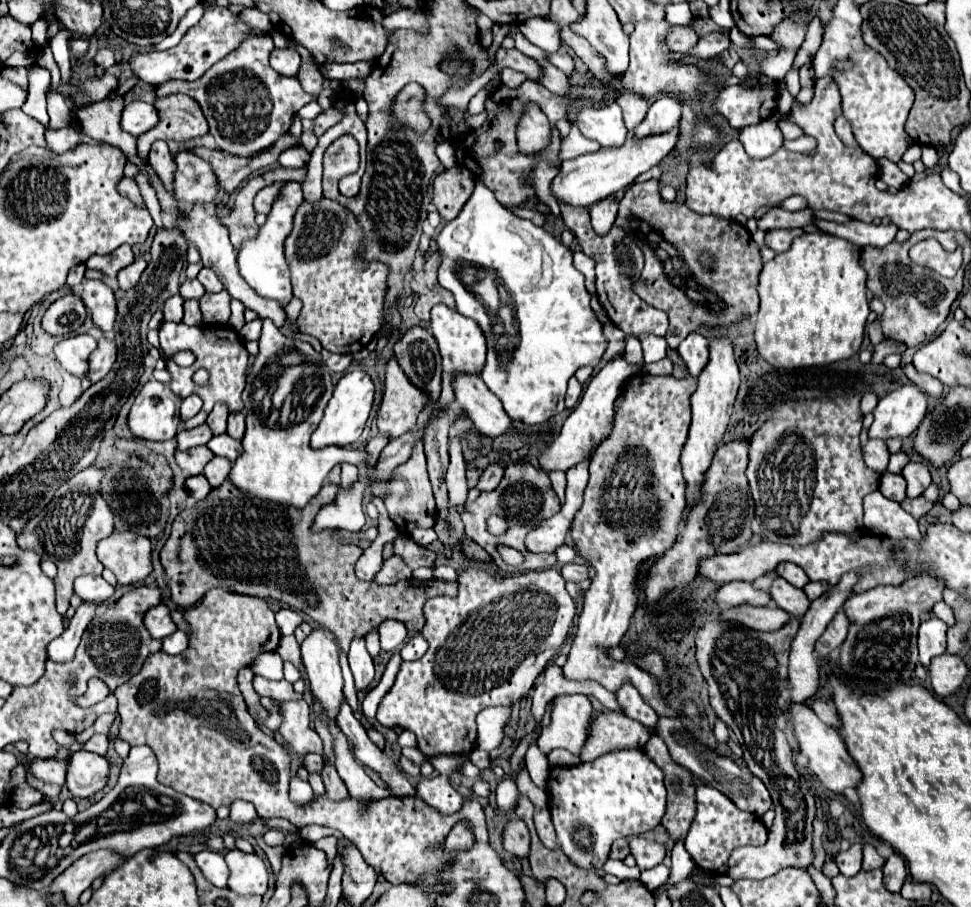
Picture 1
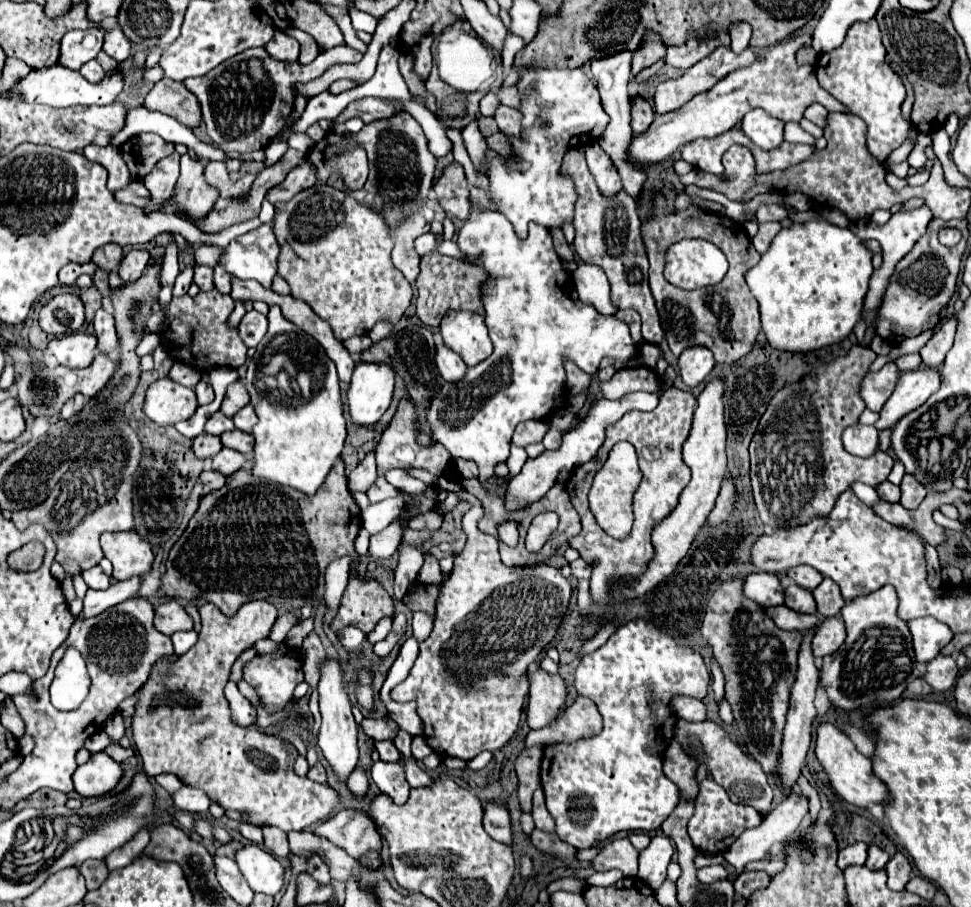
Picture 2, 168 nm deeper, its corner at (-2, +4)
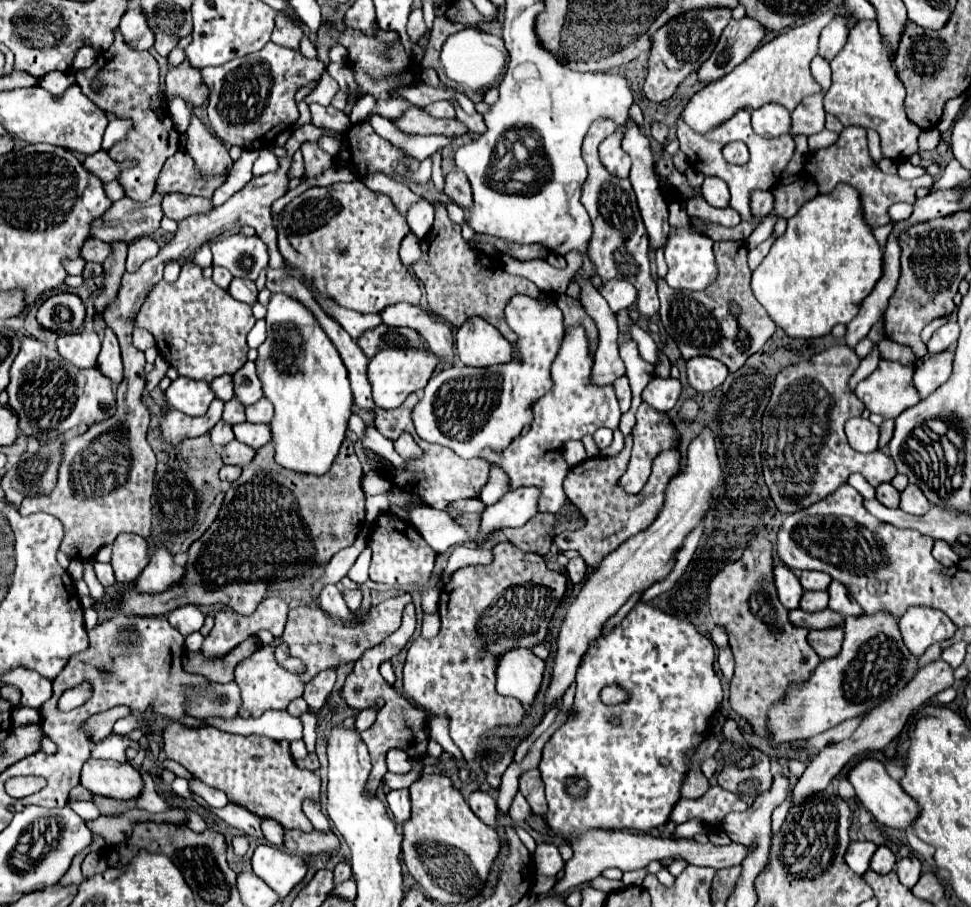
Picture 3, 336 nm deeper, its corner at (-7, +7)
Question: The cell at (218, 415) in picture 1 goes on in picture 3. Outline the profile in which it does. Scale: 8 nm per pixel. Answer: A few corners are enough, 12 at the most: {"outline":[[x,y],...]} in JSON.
{"outline":[[247,361],[235,375],[235,397],[253,405],[263,397],[255,363]]}

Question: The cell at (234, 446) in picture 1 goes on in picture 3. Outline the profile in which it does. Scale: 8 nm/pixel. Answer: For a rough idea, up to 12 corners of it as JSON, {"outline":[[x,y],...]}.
{"outline":[[239,423],[235,439],[259,449],[271,439],[269,425]]}

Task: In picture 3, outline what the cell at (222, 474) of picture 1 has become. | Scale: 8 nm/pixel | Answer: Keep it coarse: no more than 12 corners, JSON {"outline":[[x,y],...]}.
{"outline":[[227,443],[221,459],[227,465],[251,463],[255,449],[239,443]]}

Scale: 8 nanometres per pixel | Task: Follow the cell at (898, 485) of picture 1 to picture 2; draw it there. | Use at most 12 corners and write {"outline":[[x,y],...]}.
{"outline":[[882,482],[876,492],[886,502],[898,502],[900,488]]}

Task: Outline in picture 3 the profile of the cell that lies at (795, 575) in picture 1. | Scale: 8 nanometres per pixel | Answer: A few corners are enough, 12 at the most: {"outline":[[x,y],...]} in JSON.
{"outline":[[801,571],[803,589],[825,591],[831,583],[829,575],[819,571]]}

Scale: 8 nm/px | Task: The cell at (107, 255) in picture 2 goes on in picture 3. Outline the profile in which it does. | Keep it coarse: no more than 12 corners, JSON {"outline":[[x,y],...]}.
{"outline":[[87,239],[81,247],[85,261],[103,263],[111,255],[111,243]]}

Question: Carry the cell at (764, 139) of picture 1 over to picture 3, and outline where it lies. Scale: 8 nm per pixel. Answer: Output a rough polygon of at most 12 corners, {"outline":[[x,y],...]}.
{"outline":[[777,103],[751,111],[753,129],[767,139],[787,135],[791,113]]}

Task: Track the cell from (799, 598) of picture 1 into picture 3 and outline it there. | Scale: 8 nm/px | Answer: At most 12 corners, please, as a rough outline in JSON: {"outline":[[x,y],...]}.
{"outline":[[805,591],[799,607],[803,611],[823,611],[827,591]]}

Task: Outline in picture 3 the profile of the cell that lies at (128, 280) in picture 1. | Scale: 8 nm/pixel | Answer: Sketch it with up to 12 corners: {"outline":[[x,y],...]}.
{"outline":[[135,239],[127,253],[127,271],[137,271],[159,253],[149,239]]}

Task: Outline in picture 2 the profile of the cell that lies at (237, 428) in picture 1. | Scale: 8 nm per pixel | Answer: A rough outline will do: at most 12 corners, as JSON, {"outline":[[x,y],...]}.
{"outline":[[252,404],[234,414],[236,428],[250,432],[258,422]]}

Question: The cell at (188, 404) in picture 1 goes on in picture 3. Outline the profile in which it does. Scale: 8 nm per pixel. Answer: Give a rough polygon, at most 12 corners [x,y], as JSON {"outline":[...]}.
{"outline":[[221,375],[209,383],[215,397],[233,399],[231,375]]}

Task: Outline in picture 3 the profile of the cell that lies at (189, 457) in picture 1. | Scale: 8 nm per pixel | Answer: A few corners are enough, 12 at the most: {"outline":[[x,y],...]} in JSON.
{"outline":[[219,421],[211,429],[215,445],[233,441],[233,431],[227,423]]}

